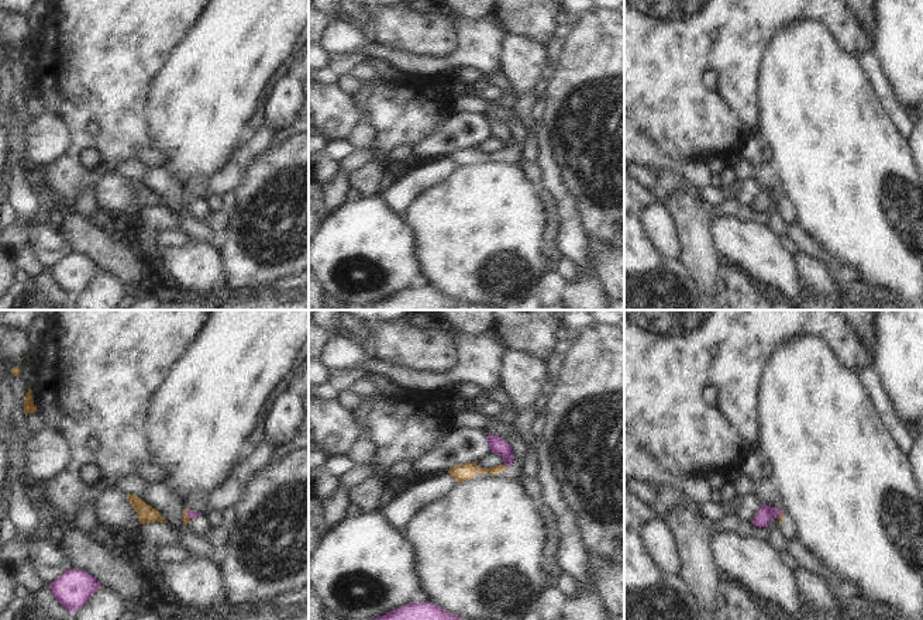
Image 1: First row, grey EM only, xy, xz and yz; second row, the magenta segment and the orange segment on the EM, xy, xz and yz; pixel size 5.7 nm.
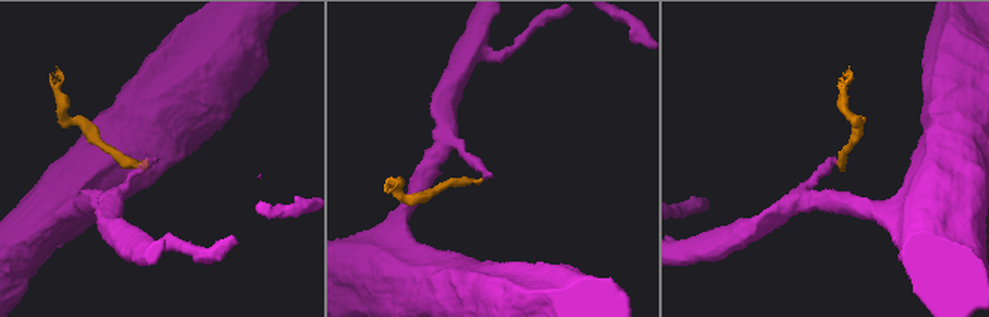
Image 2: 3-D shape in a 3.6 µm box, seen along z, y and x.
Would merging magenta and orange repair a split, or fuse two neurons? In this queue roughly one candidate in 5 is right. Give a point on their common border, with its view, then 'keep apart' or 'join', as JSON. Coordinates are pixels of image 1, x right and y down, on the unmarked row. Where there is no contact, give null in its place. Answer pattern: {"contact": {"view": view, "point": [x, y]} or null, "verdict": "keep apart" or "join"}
{"contact": {"view": "xy", "point": [188, 197]}, "verdict": "keep apart"}

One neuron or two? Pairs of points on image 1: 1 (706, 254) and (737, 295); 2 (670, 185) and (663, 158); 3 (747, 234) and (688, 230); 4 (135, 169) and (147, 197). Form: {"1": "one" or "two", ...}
{"1": "two", "2": "two", "3": "two", "4": "one"}

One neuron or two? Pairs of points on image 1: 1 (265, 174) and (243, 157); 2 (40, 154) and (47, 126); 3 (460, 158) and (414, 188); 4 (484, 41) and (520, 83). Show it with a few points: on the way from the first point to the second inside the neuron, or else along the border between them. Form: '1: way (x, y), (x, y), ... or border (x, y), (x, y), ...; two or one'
1: border (269, 144), (247, 166), (243, 181), (233, 190); two
2: way (41, 147), (45, 141), (45, 133); one
3: border (447, 157), (457, 165); two
4: border (506, 33), (502, 41), (499, 69); two

